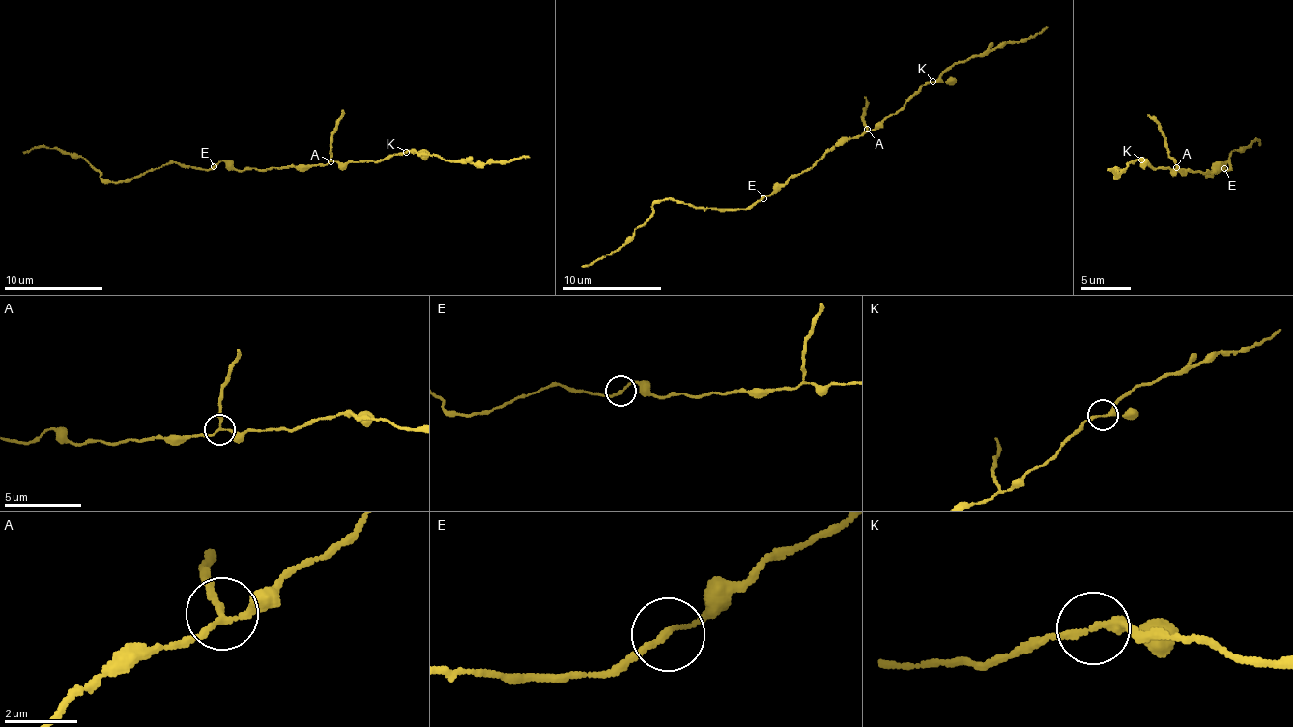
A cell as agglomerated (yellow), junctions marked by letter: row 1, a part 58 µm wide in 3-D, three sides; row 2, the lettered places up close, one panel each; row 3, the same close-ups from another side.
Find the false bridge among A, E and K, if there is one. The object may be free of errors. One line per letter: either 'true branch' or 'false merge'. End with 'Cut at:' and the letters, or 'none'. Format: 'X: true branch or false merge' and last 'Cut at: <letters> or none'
A: false merge
E: true branch
K: true branch
Cut at: A

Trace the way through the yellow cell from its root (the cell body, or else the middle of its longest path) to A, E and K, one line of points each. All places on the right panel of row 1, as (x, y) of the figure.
A: (1203, 174), (1189, 170), (1180, 172), (1176, 167)
E: (1203, 174), (1215, 171), (1221, 163), (1224, 168)
K: (1203, 174), (1183, 171), (1178, 167), (1153, 168), (1141, 159)

